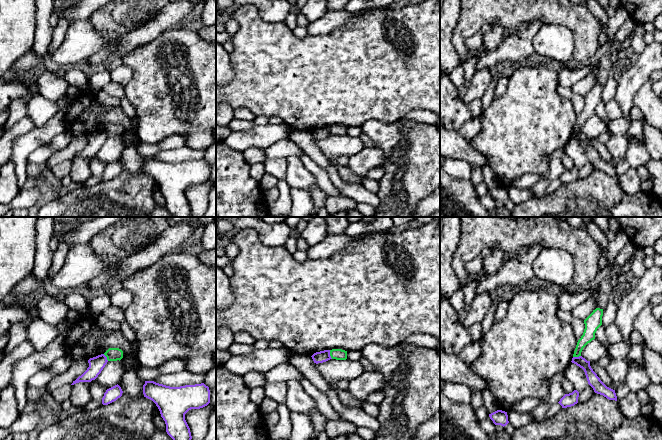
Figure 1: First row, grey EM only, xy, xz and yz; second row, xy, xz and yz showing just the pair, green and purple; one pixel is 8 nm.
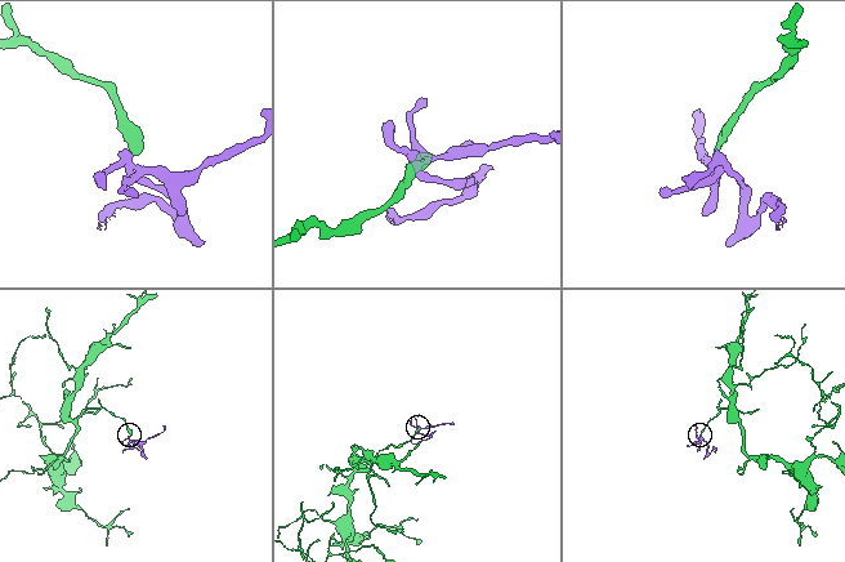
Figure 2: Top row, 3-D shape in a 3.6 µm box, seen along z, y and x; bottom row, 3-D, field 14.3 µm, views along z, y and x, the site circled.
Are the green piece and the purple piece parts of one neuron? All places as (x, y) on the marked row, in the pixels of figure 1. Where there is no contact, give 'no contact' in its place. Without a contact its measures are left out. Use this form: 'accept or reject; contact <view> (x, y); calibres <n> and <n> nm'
reject; contact xz (330, 354); calibres 90 and 100 nm

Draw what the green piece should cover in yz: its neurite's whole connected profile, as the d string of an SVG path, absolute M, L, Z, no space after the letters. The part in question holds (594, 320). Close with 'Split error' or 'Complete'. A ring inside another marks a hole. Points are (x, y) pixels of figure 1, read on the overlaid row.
M596 308L593 312L584 320L585 329L583 335L578 340L573 357L581 356L583 348L595 339L595 333L597 329L602 325L603 309Z. Complete

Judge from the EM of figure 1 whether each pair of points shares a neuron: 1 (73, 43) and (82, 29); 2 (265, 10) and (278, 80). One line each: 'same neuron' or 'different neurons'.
1: same neuron
2: different neurons

